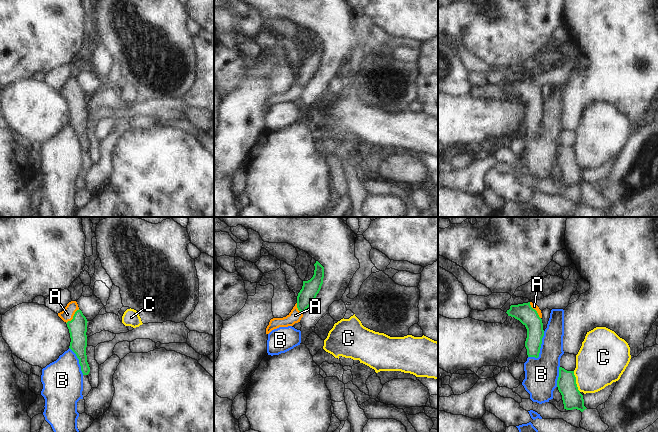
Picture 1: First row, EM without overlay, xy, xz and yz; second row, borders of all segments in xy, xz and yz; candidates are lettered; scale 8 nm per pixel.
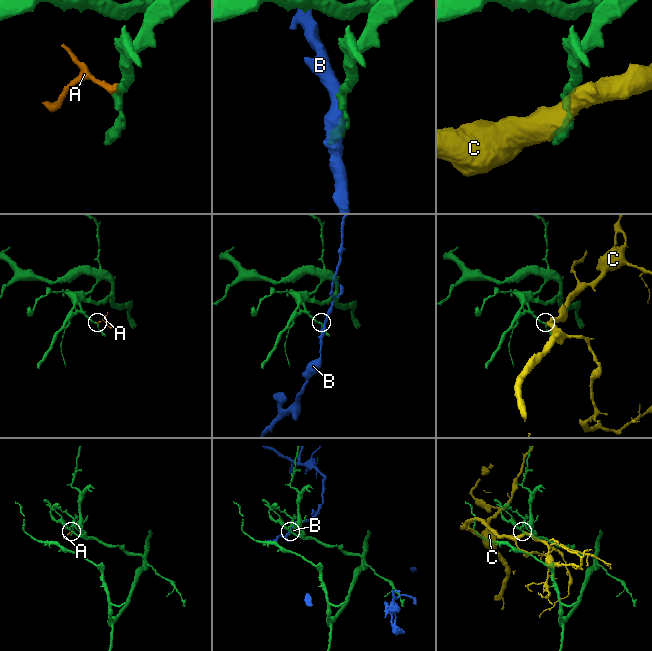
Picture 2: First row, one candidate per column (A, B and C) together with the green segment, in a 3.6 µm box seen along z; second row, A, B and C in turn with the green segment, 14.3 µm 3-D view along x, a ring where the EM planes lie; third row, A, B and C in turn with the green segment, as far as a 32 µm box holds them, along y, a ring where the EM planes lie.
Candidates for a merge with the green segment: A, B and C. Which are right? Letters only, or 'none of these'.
A

